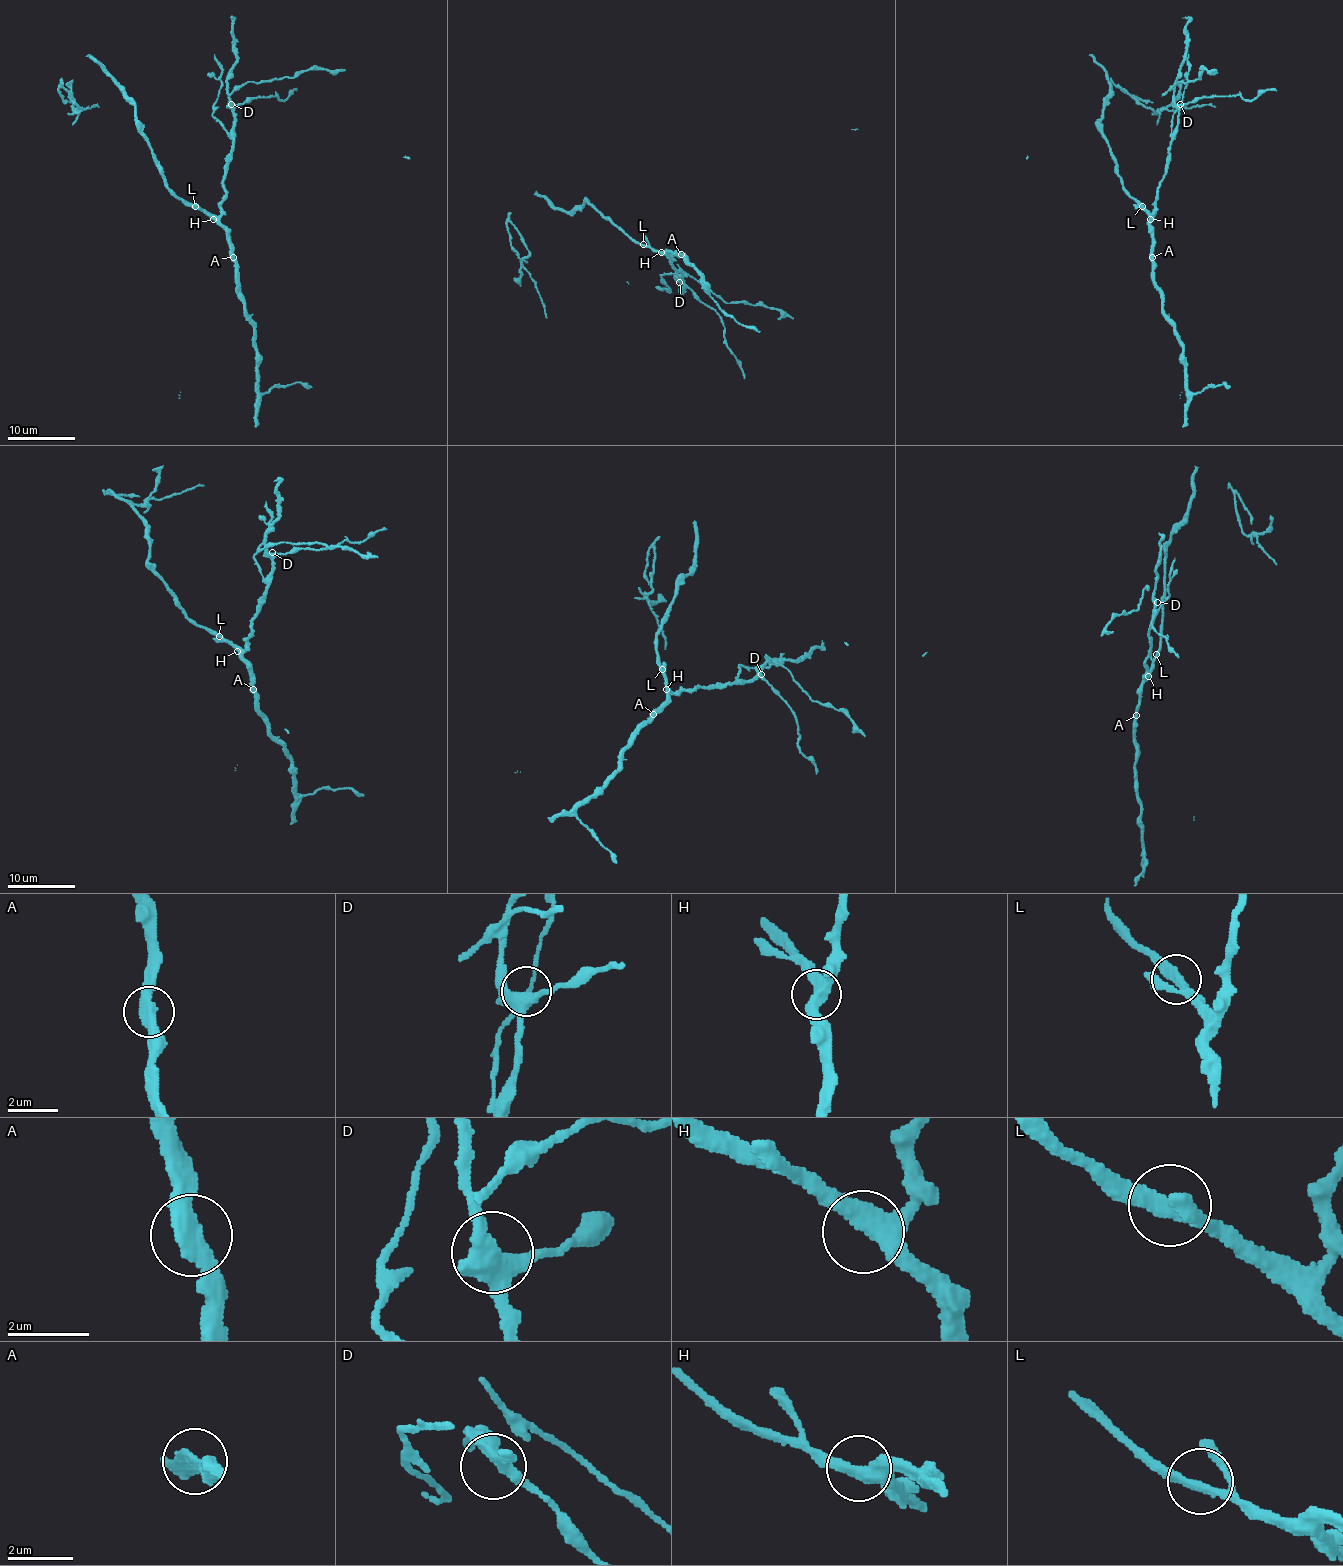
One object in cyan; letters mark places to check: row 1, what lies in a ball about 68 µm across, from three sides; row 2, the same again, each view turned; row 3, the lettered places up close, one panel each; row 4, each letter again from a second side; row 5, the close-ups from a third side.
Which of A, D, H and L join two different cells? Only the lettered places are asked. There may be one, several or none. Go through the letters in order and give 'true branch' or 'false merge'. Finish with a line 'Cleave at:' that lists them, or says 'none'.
A: true branch
D: true branch
H: true branch
L: true branch
Cleave at: none

